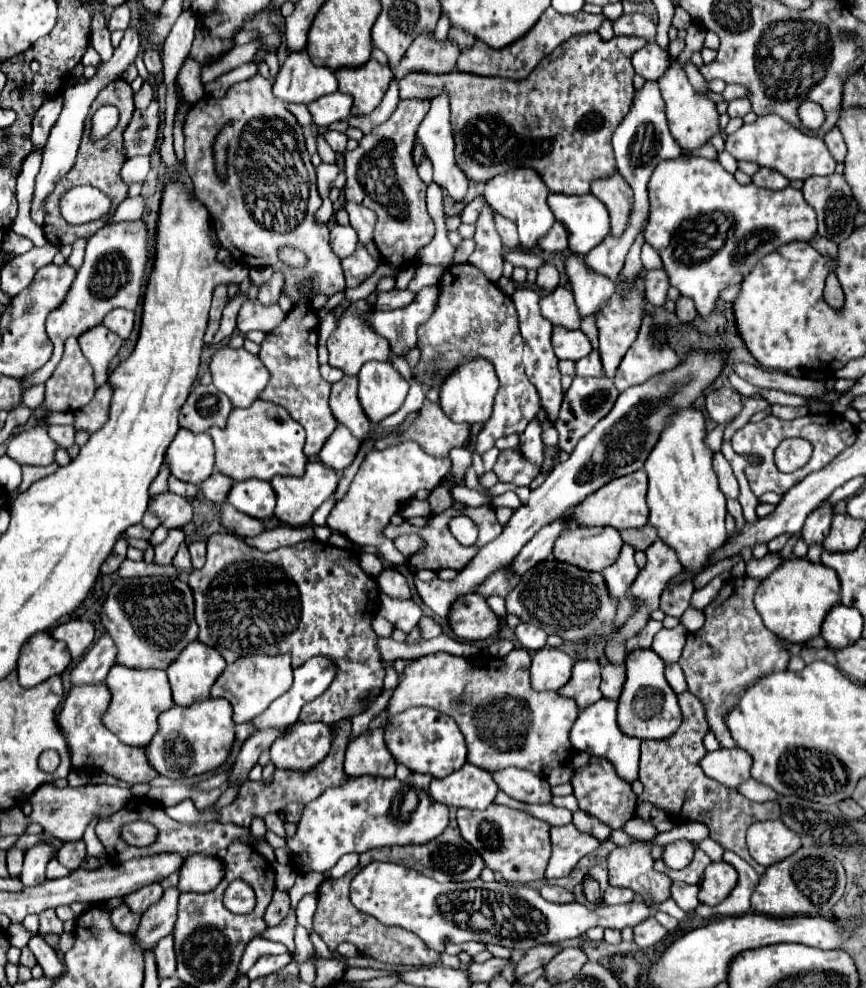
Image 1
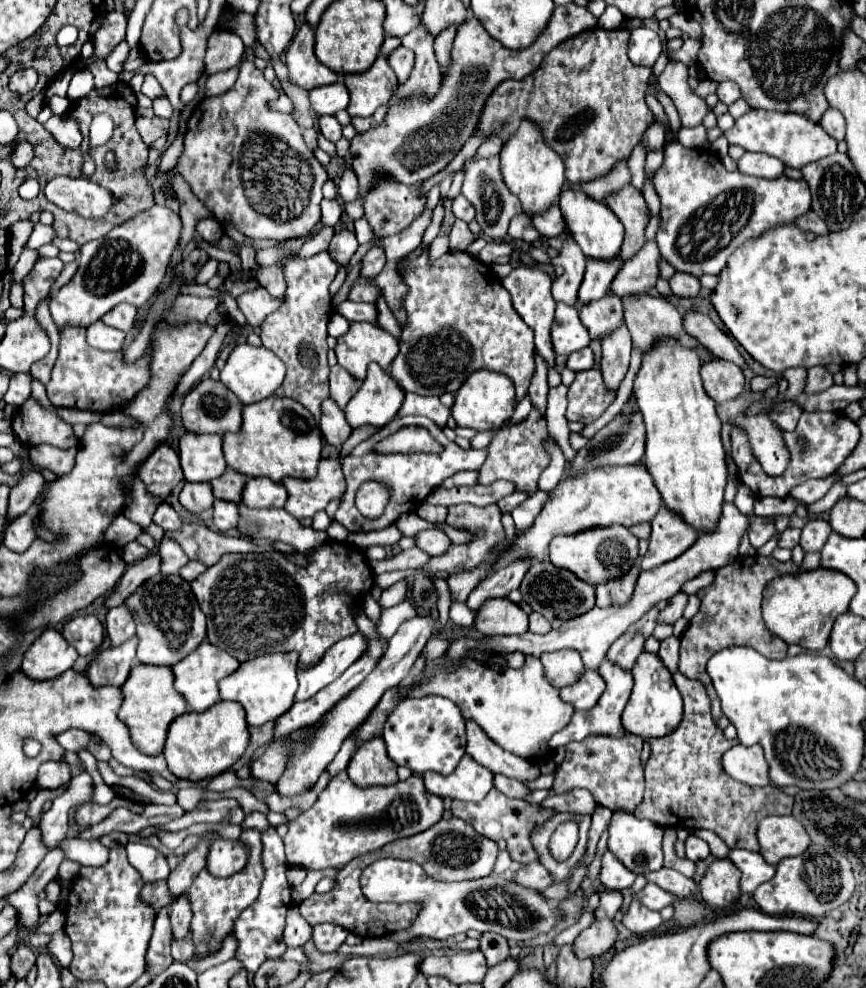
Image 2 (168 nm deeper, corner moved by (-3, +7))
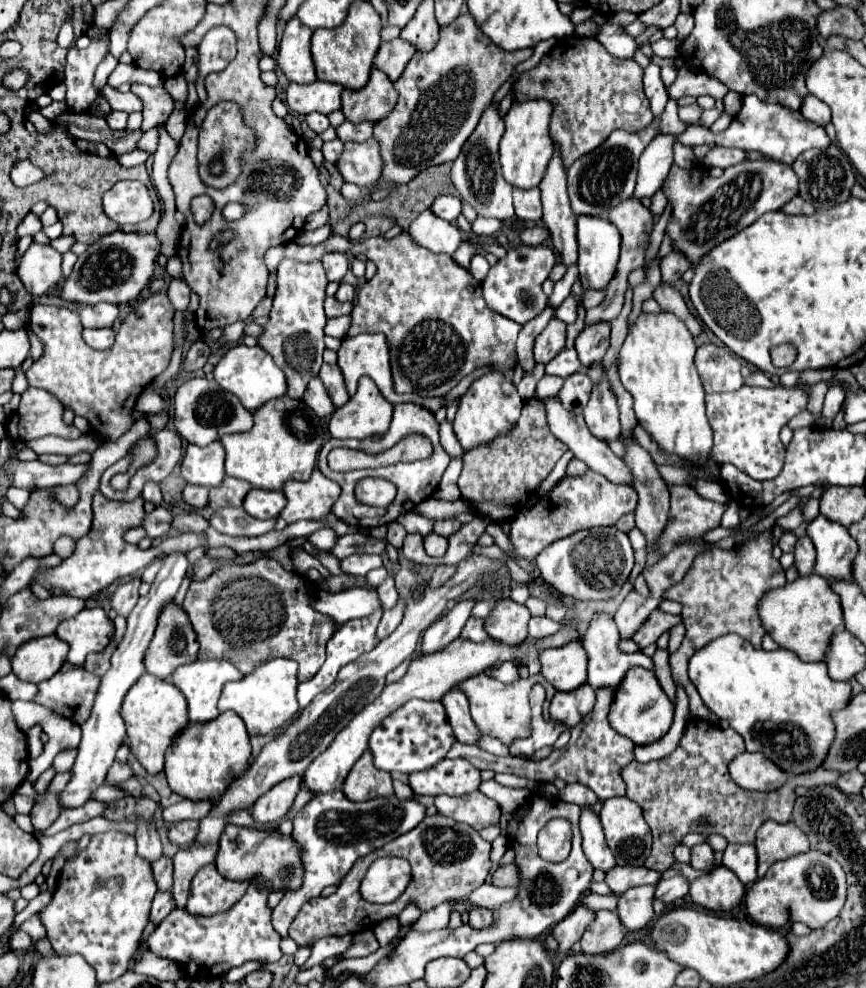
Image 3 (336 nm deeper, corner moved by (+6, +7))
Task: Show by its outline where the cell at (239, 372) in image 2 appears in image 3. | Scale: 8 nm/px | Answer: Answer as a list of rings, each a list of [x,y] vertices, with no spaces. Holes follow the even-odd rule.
[[[237,344],[237,346],[229,348],[223,354],[223,358],[219,360],[213,374],[215,374],[215,380],[219,382],[219,386],[233,392],[249,412],[255,412],[265,402],[269,402],[273,398],[281,398],[287,394],[285,372],[279,370],[279,366],[271,358],[271,354],[263,352],[263,348],[259,348],[259,346],[249,348],[245,344]]]

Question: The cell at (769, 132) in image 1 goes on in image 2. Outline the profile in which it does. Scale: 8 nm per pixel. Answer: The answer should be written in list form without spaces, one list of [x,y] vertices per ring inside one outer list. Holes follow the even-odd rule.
[[[750,110],[742,118],[736,120],[734,128],[724,132],[730,144],[738,144],[748,152],[766,152],[778,160],[782,160],[790,168],[804,168],[810,162],[816,162],[824,156],[836,152],[836,140],[820,128],[820,124],[800,116],[800,114],[782,114],[768,110]]]

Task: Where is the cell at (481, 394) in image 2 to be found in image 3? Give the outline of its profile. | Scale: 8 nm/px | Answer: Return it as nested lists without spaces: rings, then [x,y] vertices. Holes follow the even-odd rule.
[[[495,372],[495,374],[485,374],[483,378],[473,382],[473,386],[467,390],[467,394],[463,394],[461,406],[453,420],[453,428],[455,428],[455,434],[457,434],[463,450],[491,444],[491,440],[495,440],[497,436],[507,434],[509,428],[515,428],[521,408],[523,408],[523,400],[521,400],[517,388],[513,386],[511,378],[499,376],[499,372]]]

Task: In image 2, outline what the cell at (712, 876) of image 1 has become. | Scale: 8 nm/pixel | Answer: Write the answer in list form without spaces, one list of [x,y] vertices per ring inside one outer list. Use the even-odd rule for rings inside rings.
[[[714,860],[700,880],[700,894],[712,908],[726,908],[740,896],[740,870],[728,860]]]

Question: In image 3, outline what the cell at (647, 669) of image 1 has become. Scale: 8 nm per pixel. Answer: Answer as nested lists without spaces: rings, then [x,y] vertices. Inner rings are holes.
[[[631,668],[621,680],[619,688],[615,690],[615,700],[609,712],[611,728],[617,734],[629,738],[633,744],[647,746],[661,740],[669,732],[671,722],[673,722],[673,702],[659,686],[655,674],[645,668]]]

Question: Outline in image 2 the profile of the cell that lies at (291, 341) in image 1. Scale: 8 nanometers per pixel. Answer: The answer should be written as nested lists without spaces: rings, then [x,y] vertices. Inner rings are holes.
[[[320,252],[312,258],[306,258],[306,260],[300,260],[300,258],[292,258],[286,262],[286,268],[284,268],[284,276],[286,276],[286,284],[288,284],[288,290],[286,290],[286,300],[284,304],[280,306],[280,310],[276,310],[274,314],[270,314],[264,322],[262,322],[262,346],[272,350],[280,360],[284,360],[286,364],[286,378],[284,378],[284,384],[274,392],[276,396],[288,396],[296,402],[300,402],[304,408],[308,408],[316,420],[316,426],[318,420],[320,420],[320,406],[322,402],[330,396],[328,394],[328,362],[326,362],[326,352],[328,352],[328,346],[326,346],[326,338],[328,338],[328,332],[326,332],[326,324],[332,316],[332,298],[330,298],[330,292],[328,292],[328,286],[332,284],[334,276],[338,272],[338,264],[332,262],[332,258],[328,256],[328,252]]]

